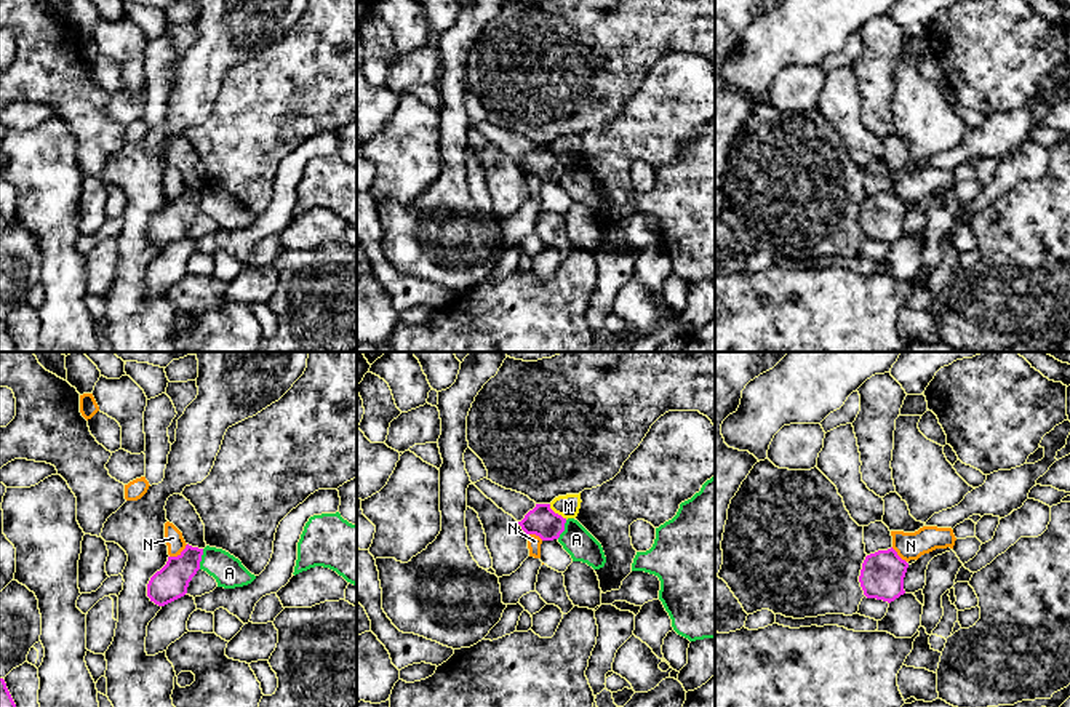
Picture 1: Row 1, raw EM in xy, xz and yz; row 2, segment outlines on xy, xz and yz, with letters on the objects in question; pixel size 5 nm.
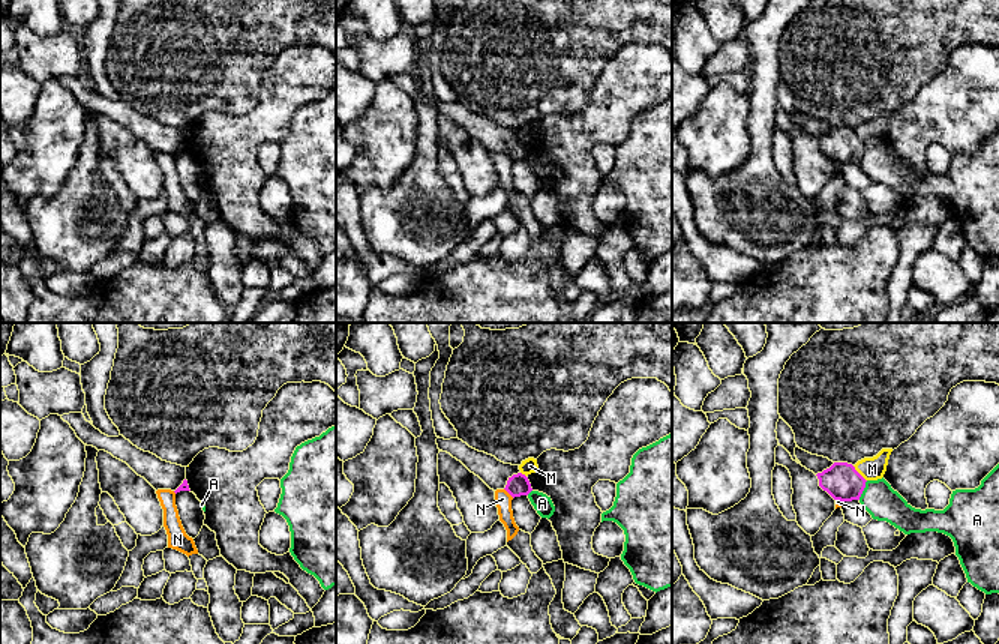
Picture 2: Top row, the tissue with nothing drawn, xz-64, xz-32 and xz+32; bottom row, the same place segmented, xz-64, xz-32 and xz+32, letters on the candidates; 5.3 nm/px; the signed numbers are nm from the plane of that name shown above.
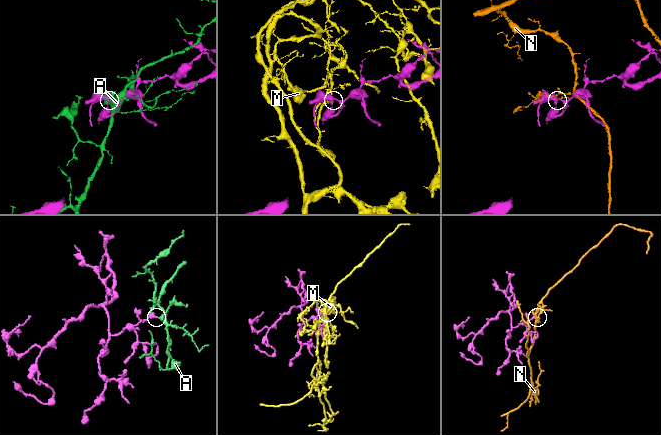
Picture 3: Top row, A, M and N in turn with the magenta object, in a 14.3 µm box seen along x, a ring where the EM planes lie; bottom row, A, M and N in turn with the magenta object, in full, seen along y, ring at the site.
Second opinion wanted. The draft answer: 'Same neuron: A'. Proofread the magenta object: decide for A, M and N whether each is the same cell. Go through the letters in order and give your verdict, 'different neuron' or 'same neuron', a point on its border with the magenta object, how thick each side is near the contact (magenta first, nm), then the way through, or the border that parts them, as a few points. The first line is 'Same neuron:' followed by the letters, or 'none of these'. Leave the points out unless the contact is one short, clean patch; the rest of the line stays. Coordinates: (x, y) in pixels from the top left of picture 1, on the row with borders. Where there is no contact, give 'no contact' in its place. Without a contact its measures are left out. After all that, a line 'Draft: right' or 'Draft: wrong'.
Same neuron: none of these
A: different neuron | xy (200, 559) | 170/160 nm | along xy (203, 549), (199, 568)
M: different neuron | xz (557, 514) | 150/120 nm | along xz (549, 504), (566, 519)
N: different neuron | xy (178, 555) | 170/90 nm | along xy (187, 544), (176, 555), (170, 557)
Draft: wrong

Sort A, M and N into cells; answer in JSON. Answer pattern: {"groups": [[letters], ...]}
{"groups": [["A"], ["M"], ["N"]]}

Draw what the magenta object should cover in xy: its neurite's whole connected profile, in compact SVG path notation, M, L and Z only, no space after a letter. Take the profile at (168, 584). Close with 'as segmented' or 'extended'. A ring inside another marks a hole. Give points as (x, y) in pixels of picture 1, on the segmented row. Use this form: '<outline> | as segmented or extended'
M186 545L178 557L168 557L166 565L147 584L147 597L165 606L187 593L189 582L200 569L203 549Z | as segmented

